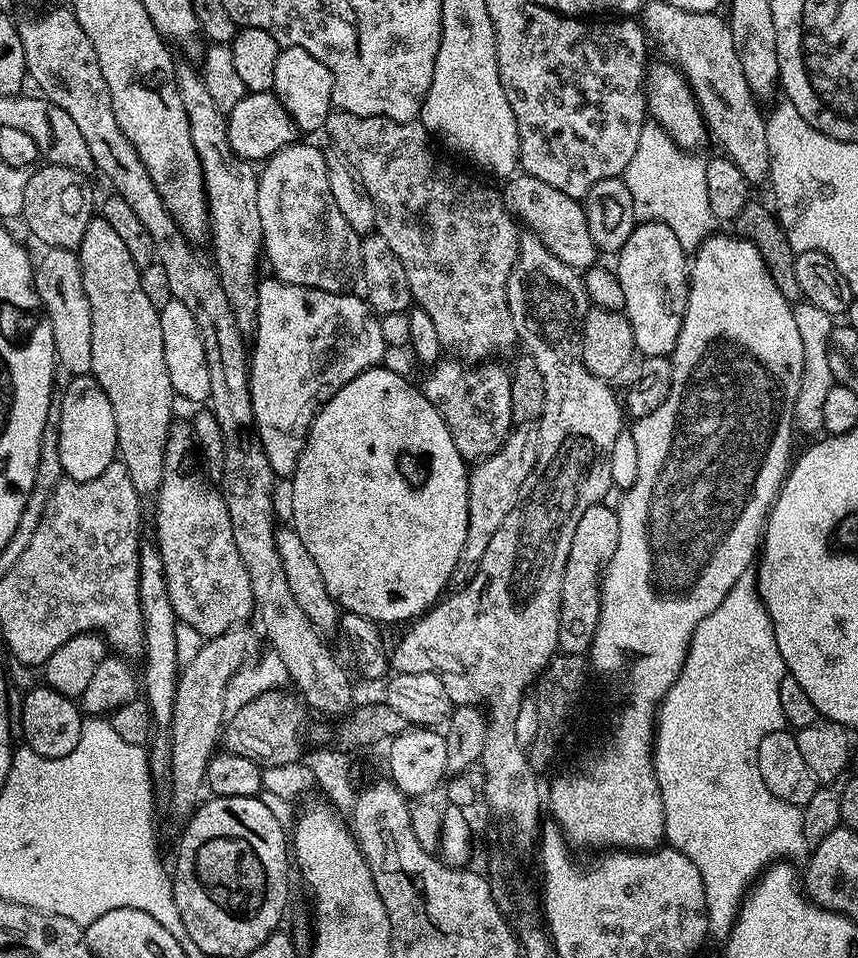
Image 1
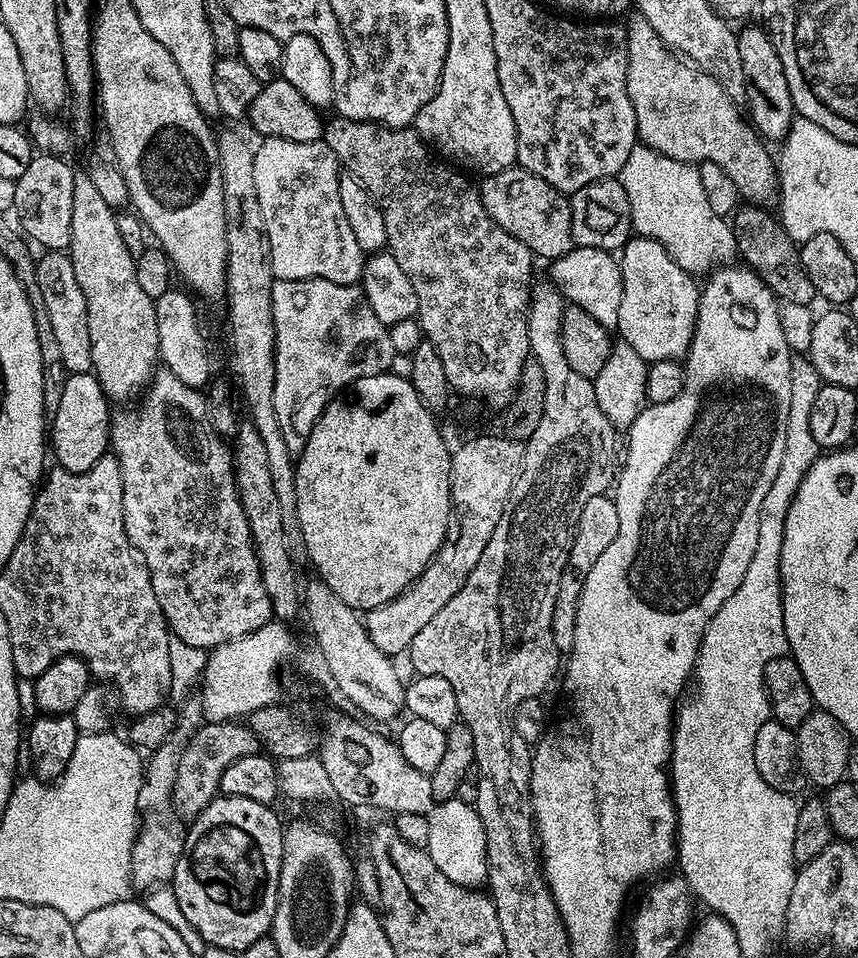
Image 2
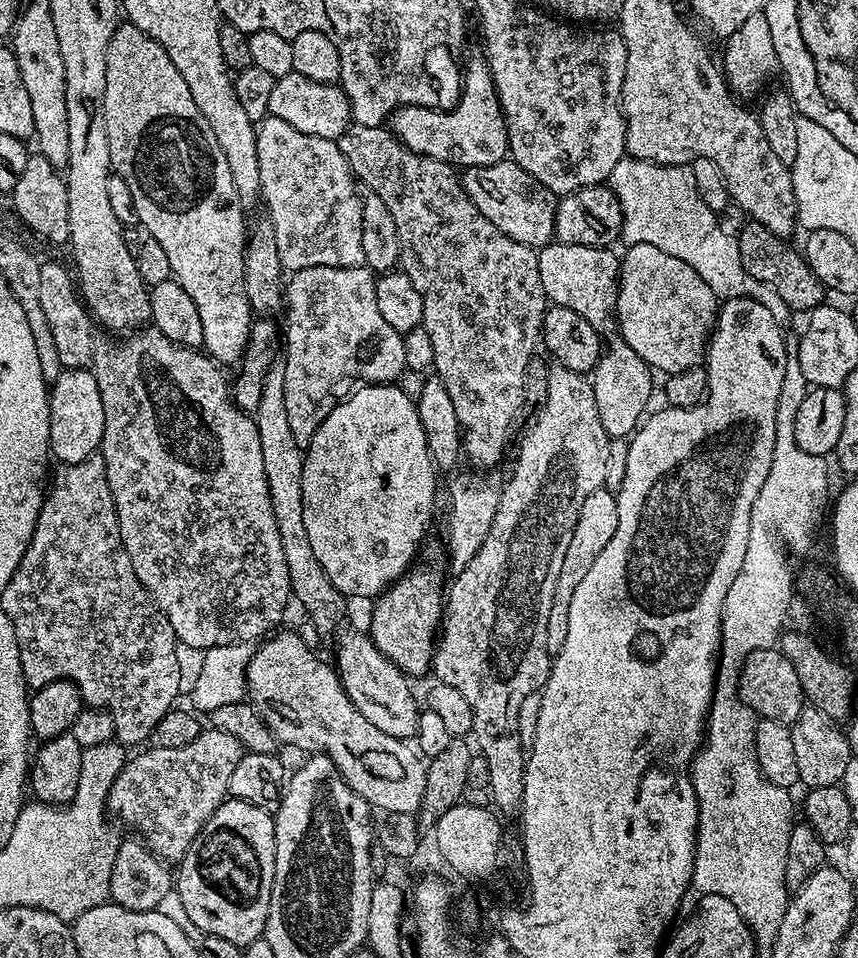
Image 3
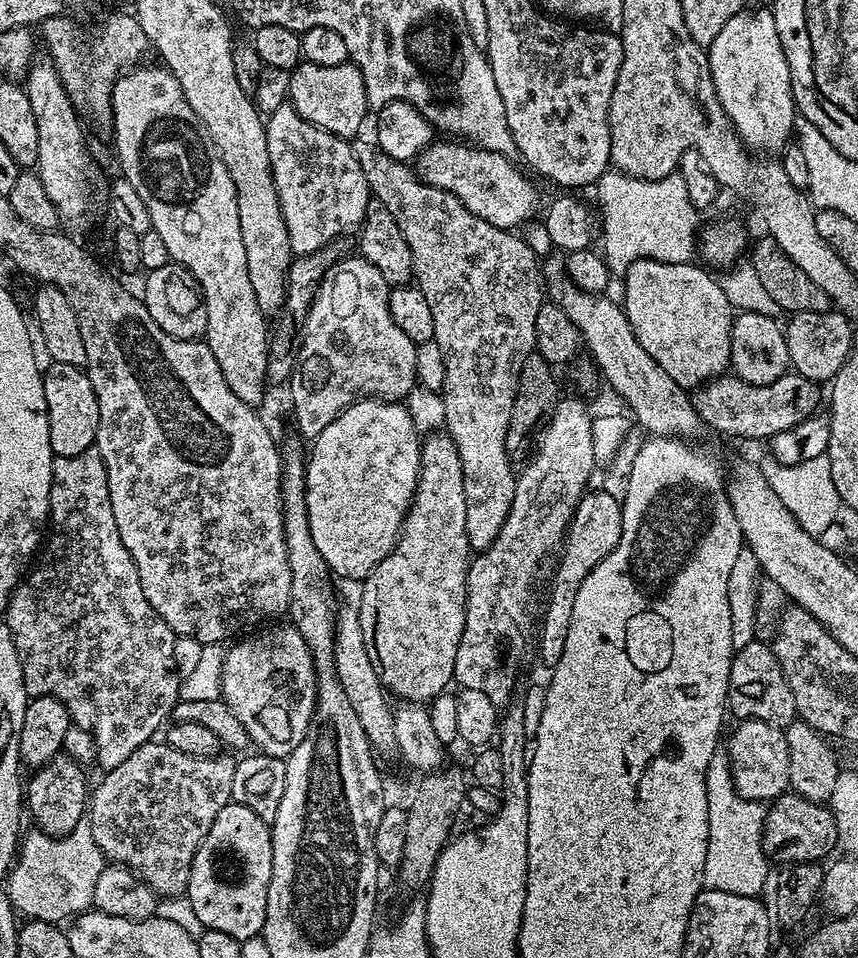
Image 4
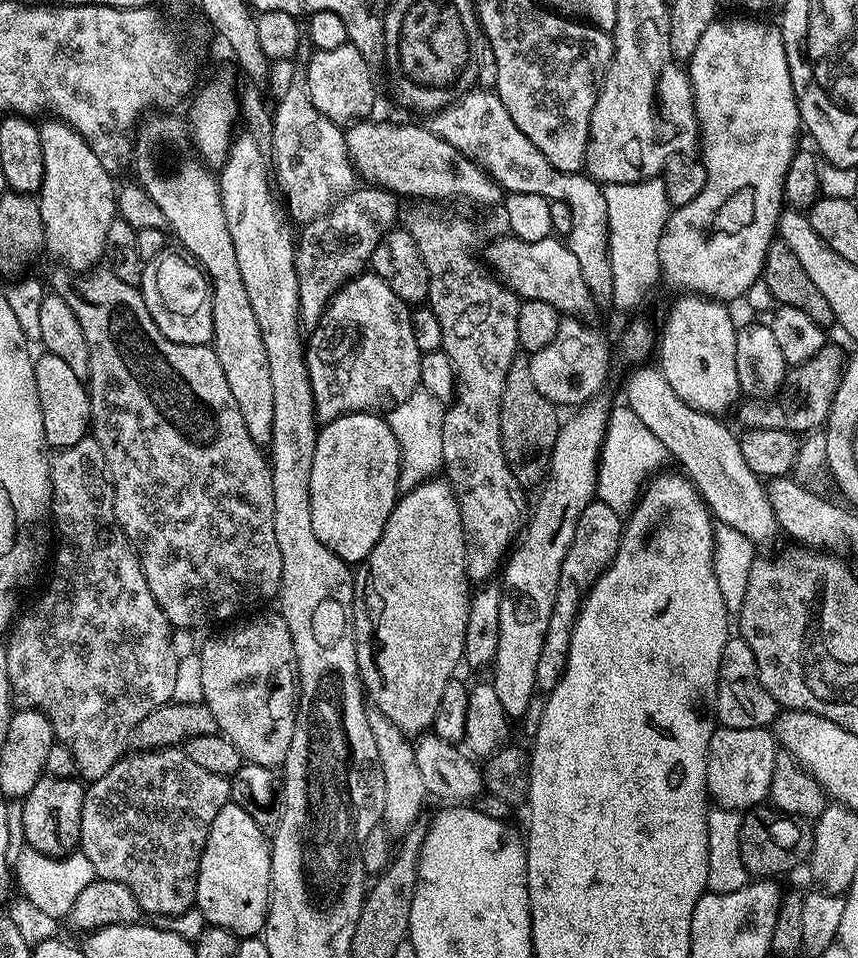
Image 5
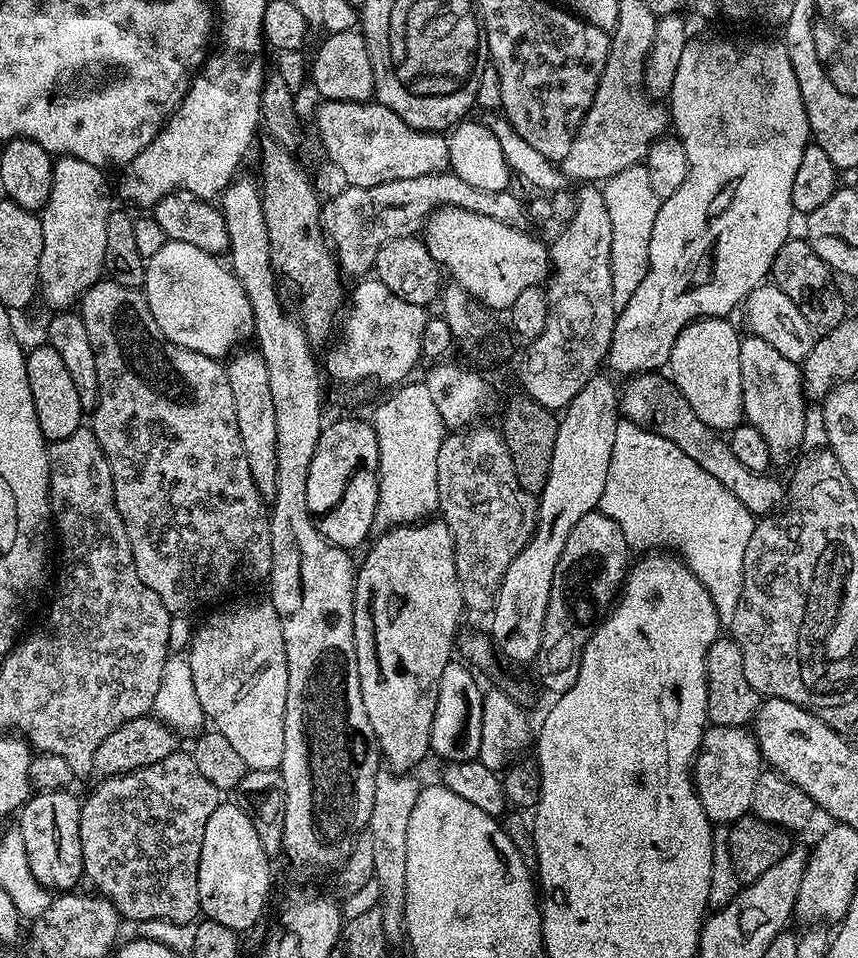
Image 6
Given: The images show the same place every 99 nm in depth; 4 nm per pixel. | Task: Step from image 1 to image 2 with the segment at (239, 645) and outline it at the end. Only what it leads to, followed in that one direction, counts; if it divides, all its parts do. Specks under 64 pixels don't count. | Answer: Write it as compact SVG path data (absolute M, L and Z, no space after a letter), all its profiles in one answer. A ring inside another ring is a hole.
M191 696L181 703L177 711L176 726L172 739L155 749L145 767L144 784L139 788L139 824L132 847L132 884L139 891L150 892L167 885L177 868L178 859L184 849L187 836L183 817L176 811L172 803L173 786L177 780L177 764L183 752L183 743L190 740L202 725L204 710L197 697Z

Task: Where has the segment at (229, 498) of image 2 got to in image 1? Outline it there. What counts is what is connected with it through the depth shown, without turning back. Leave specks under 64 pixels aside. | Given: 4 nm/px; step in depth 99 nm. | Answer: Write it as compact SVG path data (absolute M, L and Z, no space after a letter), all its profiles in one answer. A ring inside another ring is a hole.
M186 422L173 423L172 429L168 431L168 445L166 446L166 458L164 459L164 477L162 478L162 486L157 490L154 497L156 503L156 537L154 543L158 551L162 554L162 566L166 574L166 590L170 590L170 605L173 607L177 621L186 626L193 627L203 638L214 637L226 634L232 628L239 628L247 625L248 619L253 619L254 609L256 606L256 598L254 590L250 586L250 574L246 574L246 566L242 562L242 554L238 552L238 542L234 540L234 526L230 522L230 510L224 501L224 493L219 487L213 486L205 479L199 471L192 472L192 442L194 443L193 425Z

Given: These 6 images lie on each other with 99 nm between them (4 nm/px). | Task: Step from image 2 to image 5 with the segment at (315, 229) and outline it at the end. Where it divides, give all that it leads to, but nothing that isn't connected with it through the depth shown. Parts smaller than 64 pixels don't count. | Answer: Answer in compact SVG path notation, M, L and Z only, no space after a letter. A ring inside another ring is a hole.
M302 40L292 59L293 79L286 93L278 98L272 121L274 170L275 173L277 170L280 184L286 194L284 200L287 213L294 222L298 221L298 224L324 216L333 205L355 189L355 180L358 180L352 161L348 158L345 131L332 119L327 119L321 114L314 102L310 101L308 66L312 54L311 44Z

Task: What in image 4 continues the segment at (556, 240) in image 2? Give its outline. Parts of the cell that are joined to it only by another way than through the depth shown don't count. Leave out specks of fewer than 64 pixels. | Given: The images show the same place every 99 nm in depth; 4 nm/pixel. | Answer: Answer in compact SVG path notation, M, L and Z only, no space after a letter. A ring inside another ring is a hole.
M433 142L428 145L427 148L424 149L423 152L420 153L419 156L416 157L414 161L414 171L417 176L420 177L421 180L425 180L427 184L430 186L434 186L435 188L441 188L442 190L446 190L450 194L454 194L467 206L468 209L472 211L478 218L482 218L486 222L490 222L490 226L498 226L499 228L506 228L509 230L519 229L519 224L524 224L528 219L531 218L532 215L536 212L536 188L531 184L530 181L527 180L526 177L523 176L522 173L519 172L518 169L512 165L513 161L509 159L509 157L504 156L502 153L491 152L488 149L484 149L479 146L470 146L472 148L467 148L469 146L464 142L456 142L460 144L439 144L439 142Z

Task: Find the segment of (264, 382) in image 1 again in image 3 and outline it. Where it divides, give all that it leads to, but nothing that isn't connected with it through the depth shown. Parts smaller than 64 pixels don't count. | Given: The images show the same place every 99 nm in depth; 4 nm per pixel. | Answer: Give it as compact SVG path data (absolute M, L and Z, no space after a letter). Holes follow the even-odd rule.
M310 266L309 269L298 269L291 273L292 281L287 281L286 291L283 293L282 300L288 304L288 325L282 328L282 358L284 361L282 367L284 369L284 385L286 386L286 415L290 421L290 431L294 433L294 442L298 442L301 446L307 446L311 442L313 434L318 430L318 426L326 418L326 414L330 414L330 410L338 402L338 396L332 391L339 384L344 384L347 380L360 380L365 385L369 384L391 384L399 381L404 375L406 369L406 350L404 349L404 338L401 333L394 330L394 326L390 326L386 322L386 318L382 318L382 313L378 311L378 294L376 293L377 273L373 272L367 266L356 268L335 268L334 266Z

